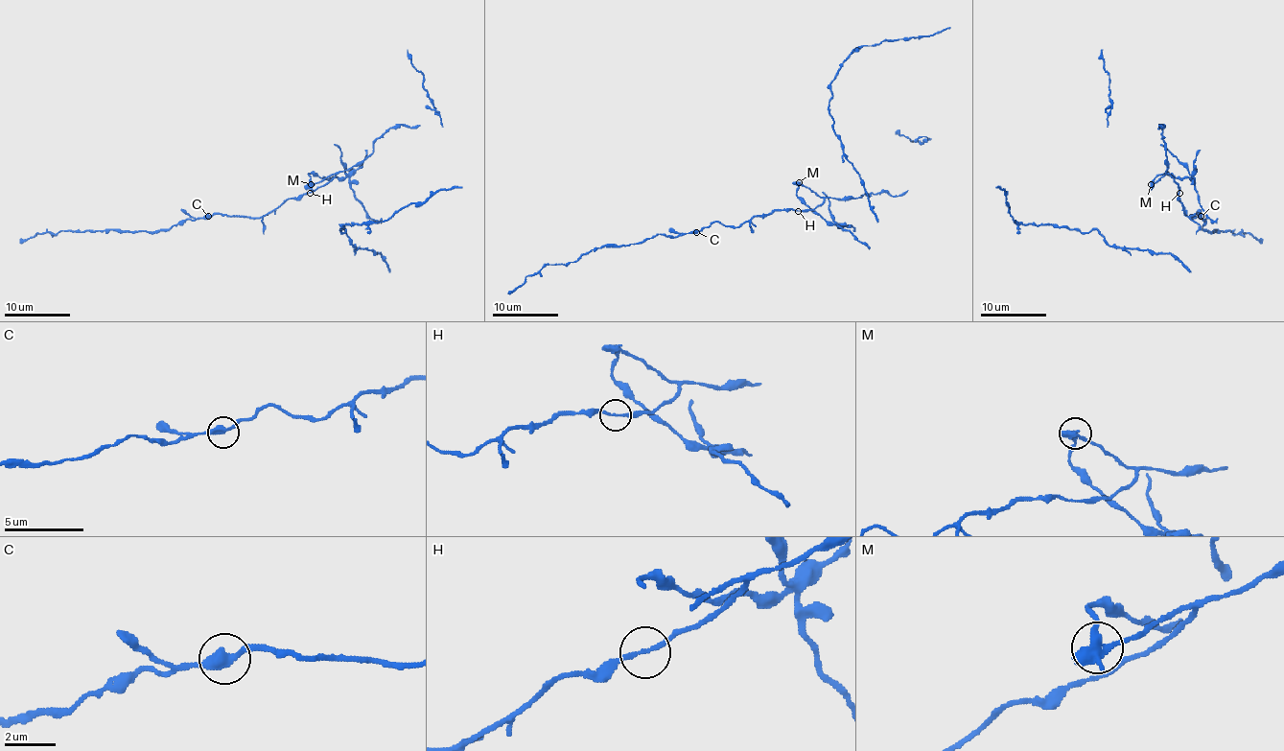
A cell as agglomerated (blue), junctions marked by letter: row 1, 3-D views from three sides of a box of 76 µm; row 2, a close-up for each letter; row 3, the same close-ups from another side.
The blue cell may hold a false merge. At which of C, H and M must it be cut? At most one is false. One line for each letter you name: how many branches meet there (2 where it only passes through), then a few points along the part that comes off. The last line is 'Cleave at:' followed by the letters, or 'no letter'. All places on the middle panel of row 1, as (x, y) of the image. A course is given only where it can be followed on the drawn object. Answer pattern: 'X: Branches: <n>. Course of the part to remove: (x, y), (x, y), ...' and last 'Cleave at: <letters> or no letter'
M: Branches: 2
Cleave at: M

